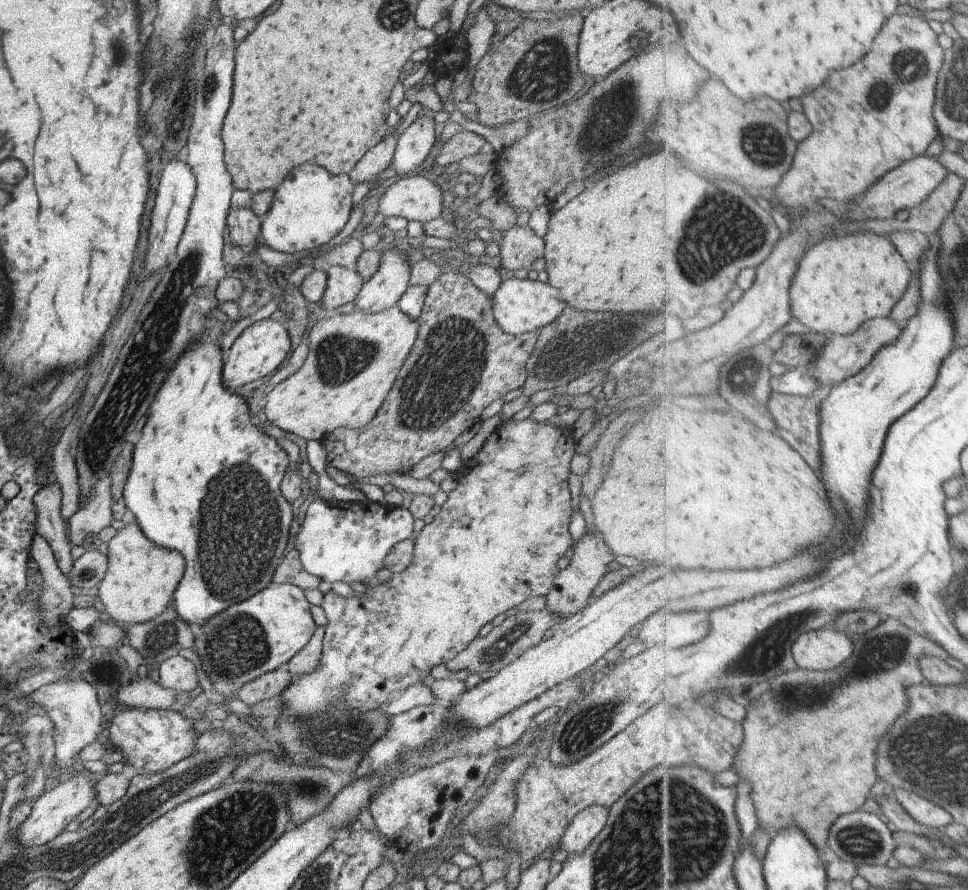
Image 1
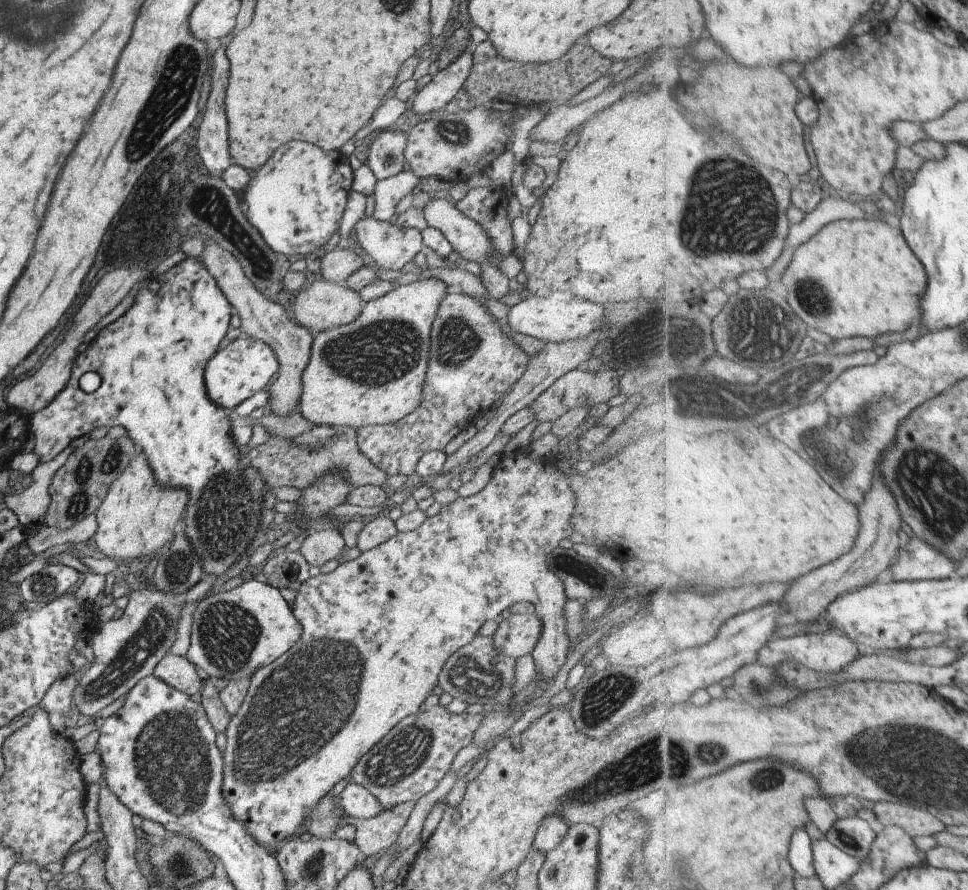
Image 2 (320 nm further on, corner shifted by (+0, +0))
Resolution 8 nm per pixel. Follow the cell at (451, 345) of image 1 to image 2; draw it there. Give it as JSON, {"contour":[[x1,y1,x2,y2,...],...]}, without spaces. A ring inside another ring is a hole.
{"contour":[[451,291,443,294,429,328,429,354,427,354,425,378,421,384,421,396,423,396,421,404,397,422,387,425,370,425,355,430,359,453,386,476,402,474,414,480,415,464,421,456,428,452,443,452,445,445,452,438,481,417,492,404,498,404,513,384,521,378,521,374,524,374,529,358,501,330,500,322,501,320,469,295,453,294]]}

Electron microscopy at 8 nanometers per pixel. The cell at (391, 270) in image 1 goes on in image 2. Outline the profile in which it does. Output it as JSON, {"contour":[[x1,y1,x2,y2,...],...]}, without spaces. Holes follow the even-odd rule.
{"contour":[[361,216,352,228,352,235,378,272,409,267,422,247,421,234,415,228,377,222,372,216]]}

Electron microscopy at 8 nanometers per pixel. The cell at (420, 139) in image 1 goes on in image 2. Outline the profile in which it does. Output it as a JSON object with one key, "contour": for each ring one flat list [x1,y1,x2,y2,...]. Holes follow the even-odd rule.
{"contour":[[467,48,446,68,433,75,431,80,413,96,412,113,423,115,443,110,445,104,456,96,469,77,471,62,471,48]]}

